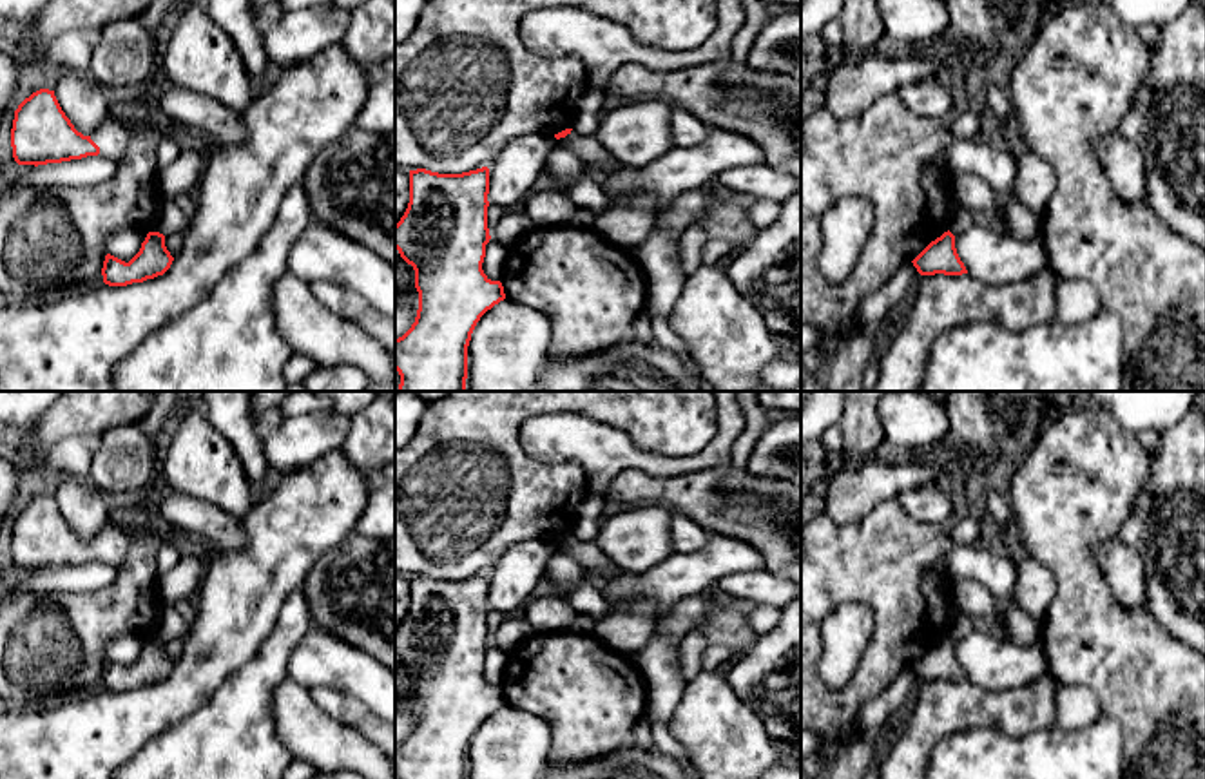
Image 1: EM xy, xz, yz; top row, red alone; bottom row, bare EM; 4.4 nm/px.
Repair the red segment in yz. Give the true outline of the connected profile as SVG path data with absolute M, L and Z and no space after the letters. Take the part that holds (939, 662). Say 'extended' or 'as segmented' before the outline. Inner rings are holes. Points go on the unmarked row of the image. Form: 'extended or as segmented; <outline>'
as segmented; M948 636L931 647L913 667L921 681L962 681L968 679L955 654L955 641Z

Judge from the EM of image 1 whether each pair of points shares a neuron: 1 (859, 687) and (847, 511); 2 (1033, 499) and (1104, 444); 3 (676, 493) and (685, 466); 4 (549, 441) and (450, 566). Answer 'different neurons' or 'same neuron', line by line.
1: different neurons
2: same neuron
3: different neurons
4: different neurons

